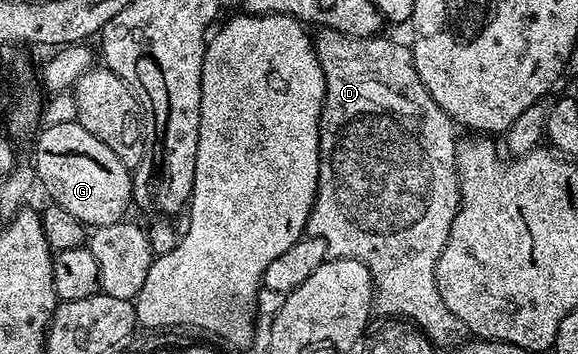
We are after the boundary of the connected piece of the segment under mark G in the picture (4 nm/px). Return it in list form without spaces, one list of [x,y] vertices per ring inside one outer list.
[[[72,118],[42,132],[35,137],[34,176],[39,187],[41,184],[48,191],[47,199],[92,228],[125,219],[124,211],[133,203],[132,172],[114,155],[114,150],[98,142],[90,130]]]

